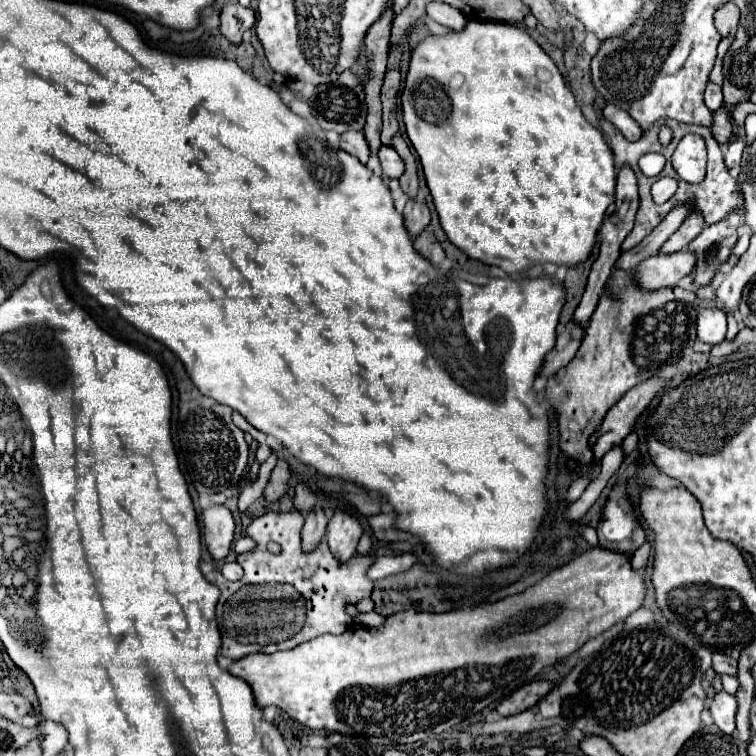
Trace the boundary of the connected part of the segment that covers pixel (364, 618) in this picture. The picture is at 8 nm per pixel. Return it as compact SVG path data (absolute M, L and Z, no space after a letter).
M368 612L368 614L356 614L354 616L354 622L362 622L366 626L380 626L384 624L384 616L382 614L376 614L376 612Z

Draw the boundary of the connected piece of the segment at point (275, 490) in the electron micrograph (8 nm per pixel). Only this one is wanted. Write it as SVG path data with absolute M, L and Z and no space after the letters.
M280 458L276 462L276 468L270 474L266 488L264 488L264 494L262 494L264 500L270 504L280 502L280 498L288 492L288 482L290 482L290 464L284 458Z

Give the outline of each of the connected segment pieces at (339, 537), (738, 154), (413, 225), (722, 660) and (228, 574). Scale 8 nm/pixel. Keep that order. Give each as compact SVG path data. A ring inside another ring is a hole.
M336 508L328 522L328 546L338 560L348 560L356 552L356 544L362 536L362 524L356 516L344 508Z
M740 138L740 140L728 144L728 150L726 150L726 154L724 154L724 164L726 164L726 168L734 168L734 166L740 164L740 158L742 158L744 146L746 146L744 138Z
M408 200L402 216L404 216L404 226L406 226L406 230L408 230L412 240L418 238L426 230L426 226L430 222L428 206L426 204L418 204L414 200Z
M714 652L712 656L712 668L716 674L736 674L736 660L728 654Z
M226 562L226 564L222 566L222 574L224 574L224 578L228 578L228 580L240 580L240 578L244 576L244 570L238 566L238 562Z

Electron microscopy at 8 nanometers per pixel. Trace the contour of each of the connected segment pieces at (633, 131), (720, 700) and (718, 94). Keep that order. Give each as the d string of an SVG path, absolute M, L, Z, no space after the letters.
M608 104L608 106L602 110L602 114L604 114L604 118L610 120L628 140L638 140L638 138L642 136L640 126L638 126L624 110L618 110L616 106Z
M724 690L716 692L714 702L712 702L712 706L710 706L710 712L712 712L714 724L716 724L722 732L732 734L732 730L734 730L734 716L736 716L736 698L730 696L730 694L724 692Z
M708 82L706 92L704 92L704 102L706 102L706 106L708 106L712 112L720 110L720 108L722 108L722 104L724 104L722 88L720 88L720 86L716 86L716 84L712 84L712 82Z

